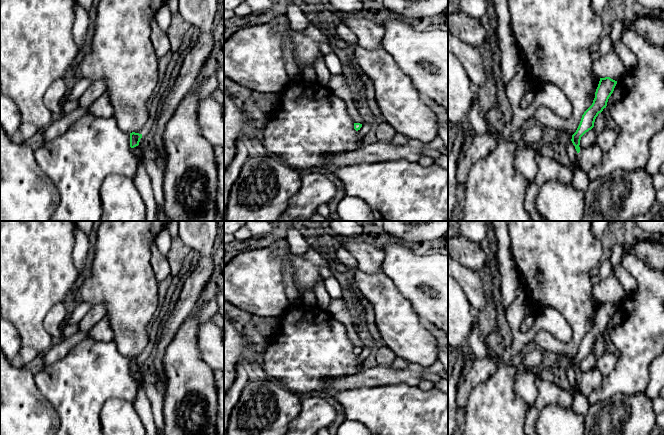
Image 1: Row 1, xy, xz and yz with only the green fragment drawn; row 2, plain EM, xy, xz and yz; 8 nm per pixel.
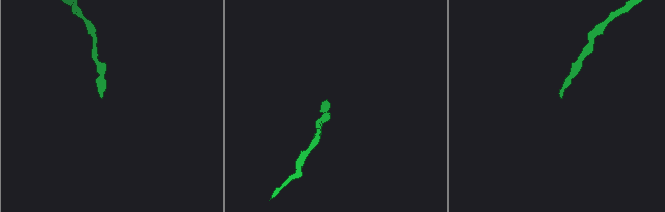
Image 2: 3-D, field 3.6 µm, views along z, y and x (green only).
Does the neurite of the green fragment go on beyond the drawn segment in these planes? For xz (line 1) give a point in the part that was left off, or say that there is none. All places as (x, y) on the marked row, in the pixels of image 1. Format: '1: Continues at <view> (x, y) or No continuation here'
1: No continuation here

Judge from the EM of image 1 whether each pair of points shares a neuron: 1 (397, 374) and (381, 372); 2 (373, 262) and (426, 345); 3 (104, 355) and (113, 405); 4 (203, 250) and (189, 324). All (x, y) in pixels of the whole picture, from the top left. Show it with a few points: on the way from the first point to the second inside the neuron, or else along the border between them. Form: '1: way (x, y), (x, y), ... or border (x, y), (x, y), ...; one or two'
1: way (393, 374), (385, 374); one
2: border (381, 266), (374, 273), (365, 273), (357, 268); two
3: border (131, 401), (109, 398), (103, 404), (99, 418); two
4: border (196, 310), (185, 319), (176, 332); two

